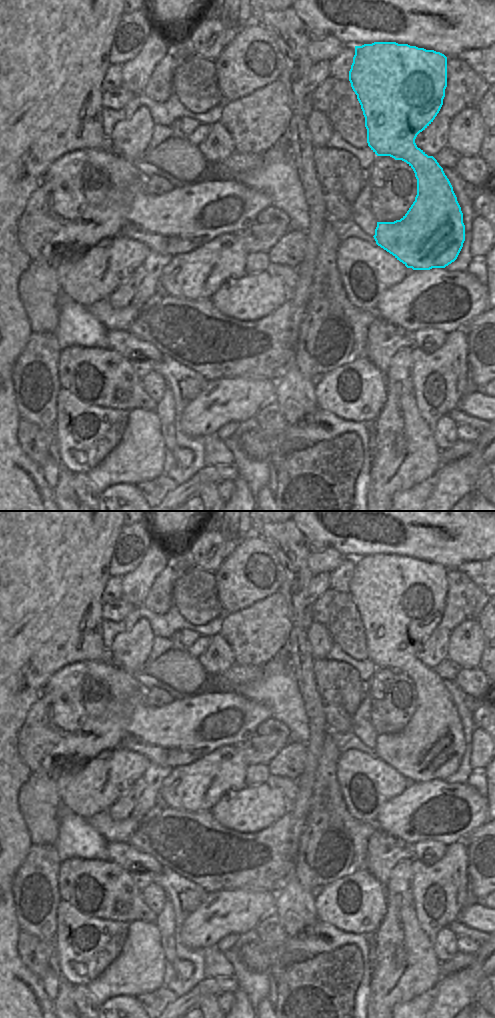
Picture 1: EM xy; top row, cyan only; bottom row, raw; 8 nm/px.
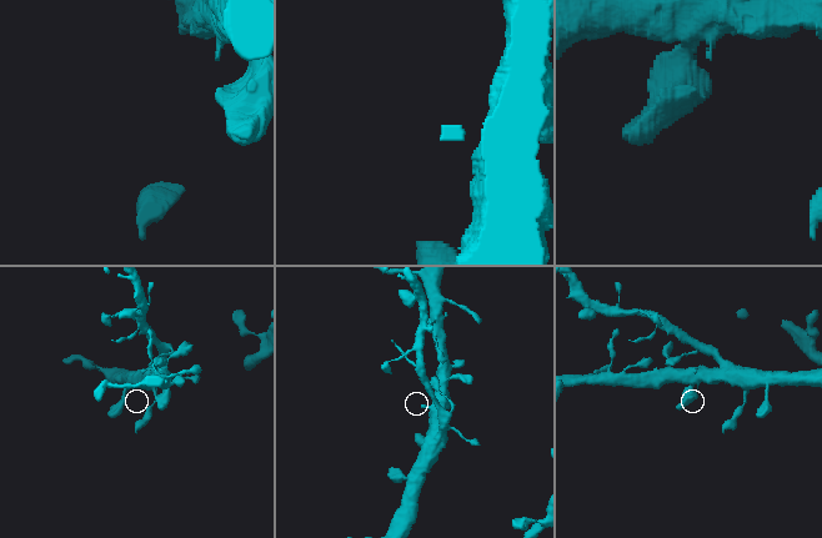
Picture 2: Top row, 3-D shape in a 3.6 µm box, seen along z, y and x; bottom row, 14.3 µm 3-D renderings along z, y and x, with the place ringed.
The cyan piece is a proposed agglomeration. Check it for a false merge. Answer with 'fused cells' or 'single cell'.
single cell

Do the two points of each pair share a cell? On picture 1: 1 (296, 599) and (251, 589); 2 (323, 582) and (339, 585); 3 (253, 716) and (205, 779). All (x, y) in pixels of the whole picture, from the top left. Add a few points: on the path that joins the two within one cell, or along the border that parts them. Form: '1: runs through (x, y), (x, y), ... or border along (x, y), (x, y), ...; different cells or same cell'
1: border along (281, 566), (282, 582), (278, 589); different cells
2: border along (330, 574), (328, 587); different cells
3: border along (238, 745), (222, 745), (208, 754); different cells

